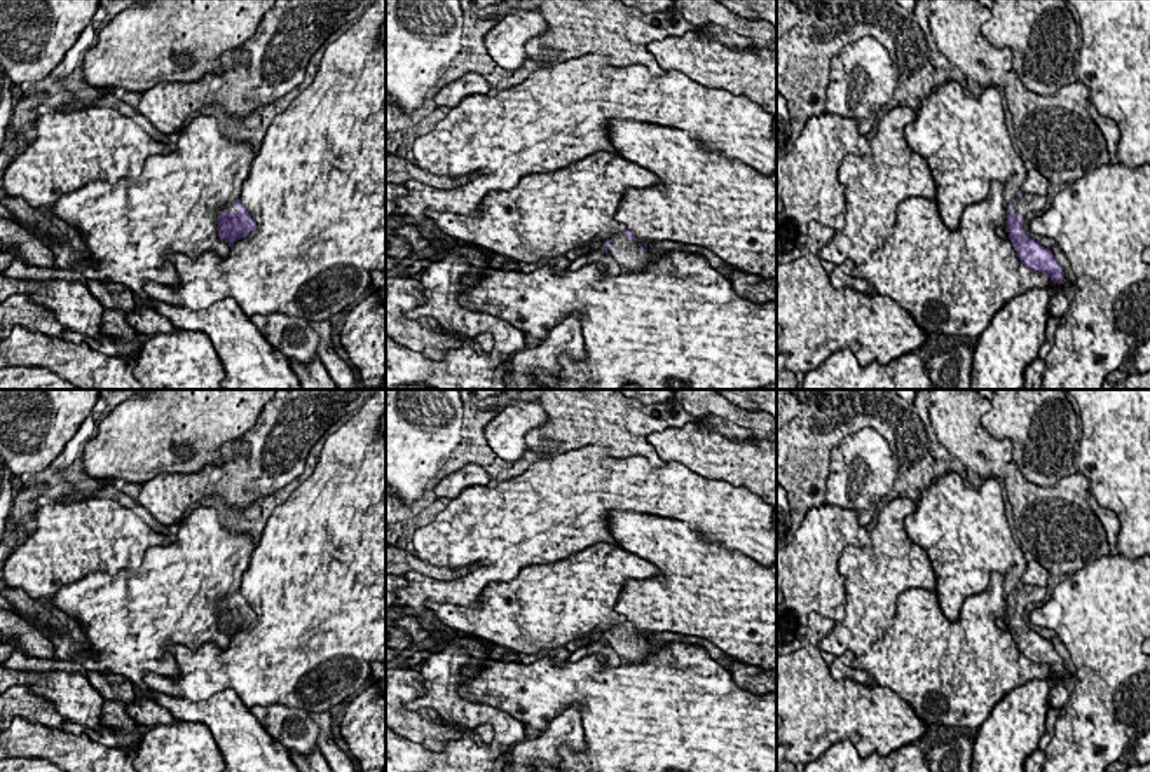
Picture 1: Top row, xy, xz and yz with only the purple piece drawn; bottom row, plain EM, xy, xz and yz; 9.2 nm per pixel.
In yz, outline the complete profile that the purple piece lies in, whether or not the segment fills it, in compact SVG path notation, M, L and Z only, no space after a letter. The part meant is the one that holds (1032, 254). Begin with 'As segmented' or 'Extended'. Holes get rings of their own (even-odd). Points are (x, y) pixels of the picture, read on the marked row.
Extended. M1021 194L1019 197L1014 197L1014 201L1007 204L1007 225L1009 239L1019 260L1033 271L1045 272L1052 283L1058 283L1064 276L1063 267L1058 264L1049 248L1031 239L1023 229L1024 217L1030 211L1042 213L1044 210L1047 210L1051 197L1052 194Z

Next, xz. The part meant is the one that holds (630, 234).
Extended. M628 229L604 241L604 250L611 253L625 271L640 272L647 265L647 245L640 243Z

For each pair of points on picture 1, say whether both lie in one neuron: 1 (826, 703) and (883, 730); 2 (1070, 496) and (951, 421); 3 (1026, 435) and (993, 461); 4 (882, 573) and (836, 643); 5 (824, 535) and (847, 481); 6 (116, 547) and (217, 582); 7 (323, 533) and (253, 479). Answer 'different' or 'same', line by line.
1: same
2: same
3: different
4: same
5: different
6: different
7: different

